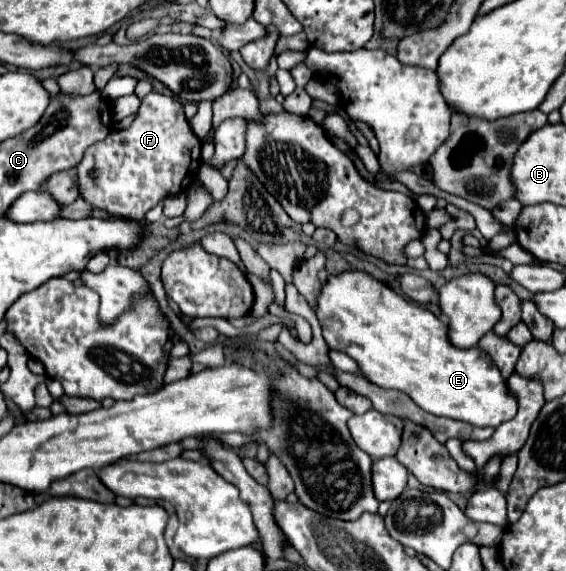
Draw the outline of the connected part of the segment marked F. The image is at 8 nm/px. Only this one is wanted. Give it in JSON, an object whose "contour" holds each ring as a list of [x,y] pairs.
{"contour":[[[152,92],[142,98],[138,116],[134,118],[134,122],[128,128],[114,130],[106,140],[92,144],[86,150],[82,162],[76,166],[80,198],[84,198],[90,206],[108,212],[110,216],[126,216],[126,218],[142,220],[144,214],[150,208],[154,208],[160,200],[186,192],[188,186],[196,180],[196,170],[198,170],[198,166],[202,166],[200,146],[202,146],[202,142],[194,136],[186,116],[184,116],[182,104],[178,100],[174,100],[172,96]]]}

